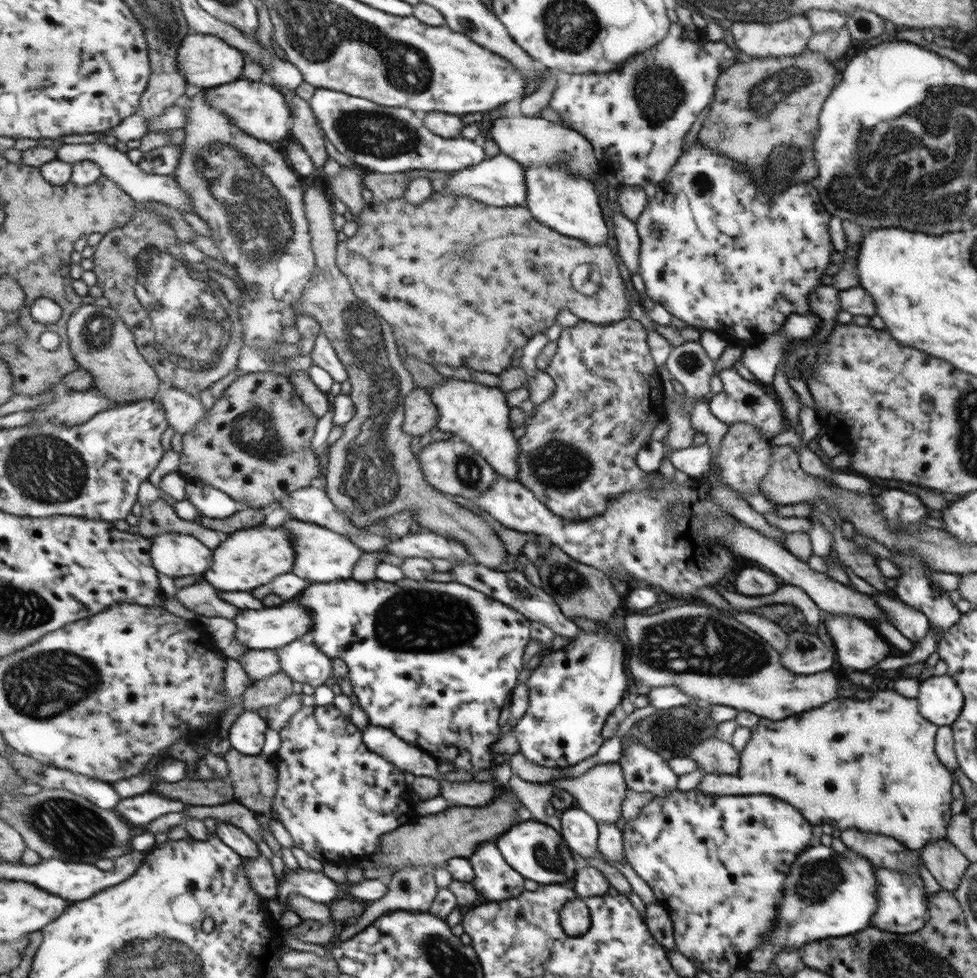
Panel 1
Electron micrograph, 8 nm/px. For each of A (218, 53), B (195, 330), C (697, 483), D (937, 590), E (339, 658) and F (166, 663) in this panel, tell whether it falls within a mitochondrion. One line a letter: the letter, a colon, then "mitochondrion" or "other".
A: other
B: mitochondrion
C: other
D: other
E: other
F: other

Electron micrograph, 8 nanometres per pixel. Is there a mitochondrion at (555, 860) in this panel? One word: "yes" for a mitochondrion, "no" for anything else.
yes

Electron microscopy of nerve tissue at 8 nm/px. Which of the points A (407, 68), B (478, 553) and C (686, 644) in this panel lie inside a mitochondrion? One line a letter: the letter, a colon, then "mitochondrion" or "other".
A: mitochondrion
B: other
C: mitochondrion

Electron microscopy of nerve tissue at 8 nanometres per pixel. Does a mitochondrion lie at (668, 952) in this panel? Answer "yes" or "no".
no

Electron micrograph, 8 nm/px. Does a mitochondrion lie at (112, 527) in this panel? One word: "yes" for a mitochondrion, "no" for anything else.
no

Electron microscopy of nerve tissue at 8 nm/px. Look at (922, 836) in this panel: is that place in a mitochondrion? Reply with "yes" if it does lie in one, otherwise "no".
no

